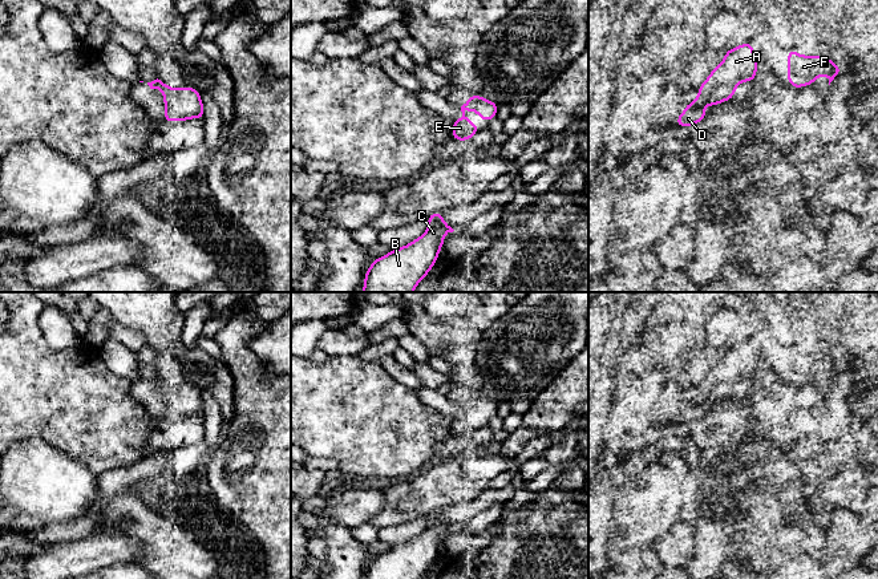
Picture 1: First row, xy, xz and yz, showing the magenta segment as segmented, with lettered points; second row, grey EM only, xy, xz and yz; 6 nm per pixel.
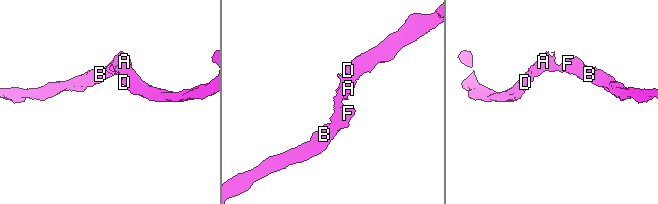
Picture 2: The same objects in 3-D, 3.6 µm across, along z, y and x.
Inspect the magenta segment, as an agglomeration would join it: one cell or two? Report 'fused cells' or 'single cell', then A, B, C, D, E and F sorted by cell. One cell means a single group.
single cell; A B C D E F

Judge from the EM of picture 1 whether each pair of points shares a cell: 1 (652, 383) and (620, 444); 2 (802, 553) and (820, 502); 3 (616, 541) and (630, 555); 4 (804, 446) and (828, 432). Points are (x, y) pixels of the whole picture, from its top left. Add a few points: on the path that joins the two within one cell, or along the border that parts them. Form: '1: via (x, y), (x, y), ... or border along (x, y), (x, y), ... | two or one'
1: via (638, 397), (631, 408), (631, 429) | one
2: border along (805, 482), (805, 498), (817, 513) | two
3: via (619, 545), (626, 551) | one
4: border along (820, 433), (826, 449) | two

